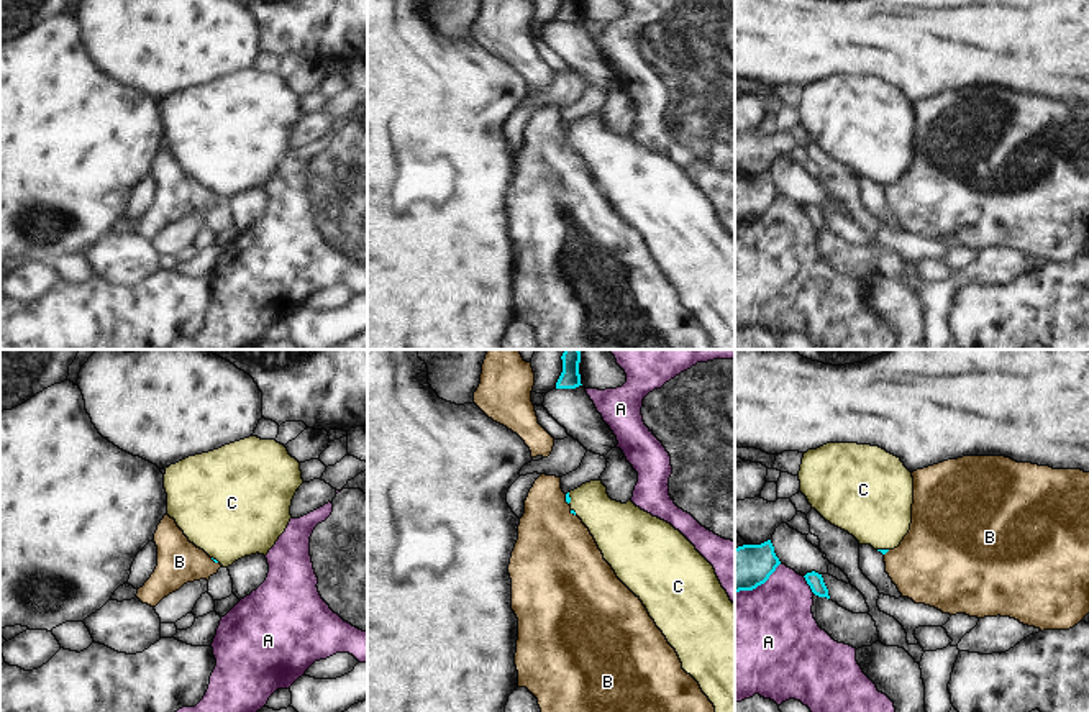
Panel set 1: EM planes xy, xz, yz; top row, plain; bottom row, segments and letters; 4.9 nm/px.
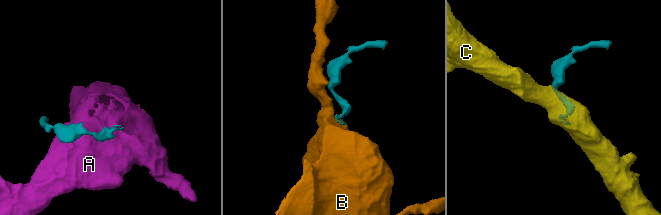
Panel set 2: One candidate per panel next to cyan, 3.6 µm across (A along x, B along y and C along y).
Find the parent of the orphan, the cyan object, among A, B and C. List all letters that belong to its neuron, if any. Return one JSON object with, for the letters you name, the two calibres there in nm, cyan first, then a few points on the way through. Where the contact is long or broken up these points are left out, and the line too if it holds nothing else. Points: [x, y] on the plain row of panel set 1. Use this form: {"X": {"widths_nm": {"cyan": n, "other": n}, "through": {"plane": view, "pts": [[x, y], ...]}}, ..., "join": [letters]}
{"C": {"widths_nm": {"cyan": 30, "other": 220}, "through": {"plane": "xz", "pts": [[568, 132], [569, 130], [589, 135], [612, 156]]}}, "join": ["C"]}

